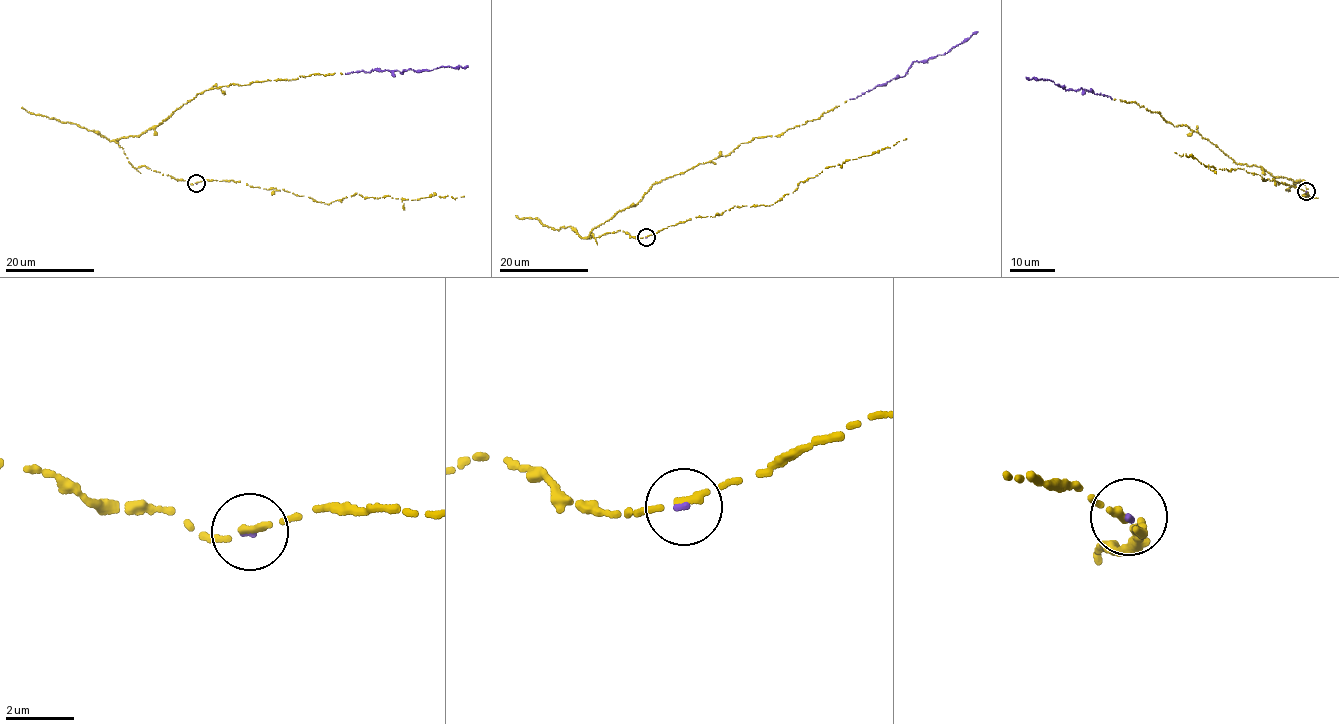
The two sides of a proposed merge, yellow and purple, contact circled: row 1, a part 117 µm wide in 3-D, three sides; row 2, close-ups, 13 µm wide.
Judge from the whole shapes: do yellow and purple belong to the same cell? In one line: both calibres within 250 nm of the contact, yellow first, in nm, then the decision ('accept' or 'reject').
180/110 nm | accept

